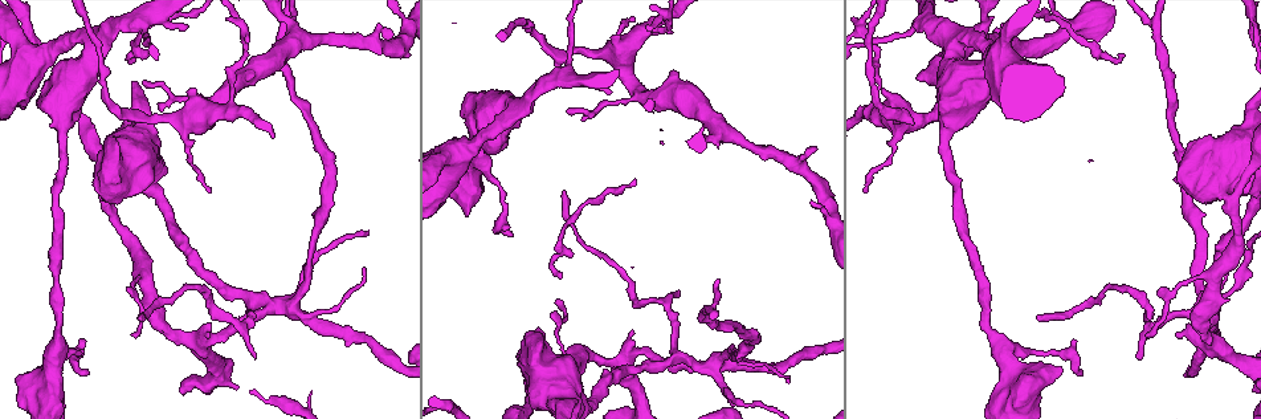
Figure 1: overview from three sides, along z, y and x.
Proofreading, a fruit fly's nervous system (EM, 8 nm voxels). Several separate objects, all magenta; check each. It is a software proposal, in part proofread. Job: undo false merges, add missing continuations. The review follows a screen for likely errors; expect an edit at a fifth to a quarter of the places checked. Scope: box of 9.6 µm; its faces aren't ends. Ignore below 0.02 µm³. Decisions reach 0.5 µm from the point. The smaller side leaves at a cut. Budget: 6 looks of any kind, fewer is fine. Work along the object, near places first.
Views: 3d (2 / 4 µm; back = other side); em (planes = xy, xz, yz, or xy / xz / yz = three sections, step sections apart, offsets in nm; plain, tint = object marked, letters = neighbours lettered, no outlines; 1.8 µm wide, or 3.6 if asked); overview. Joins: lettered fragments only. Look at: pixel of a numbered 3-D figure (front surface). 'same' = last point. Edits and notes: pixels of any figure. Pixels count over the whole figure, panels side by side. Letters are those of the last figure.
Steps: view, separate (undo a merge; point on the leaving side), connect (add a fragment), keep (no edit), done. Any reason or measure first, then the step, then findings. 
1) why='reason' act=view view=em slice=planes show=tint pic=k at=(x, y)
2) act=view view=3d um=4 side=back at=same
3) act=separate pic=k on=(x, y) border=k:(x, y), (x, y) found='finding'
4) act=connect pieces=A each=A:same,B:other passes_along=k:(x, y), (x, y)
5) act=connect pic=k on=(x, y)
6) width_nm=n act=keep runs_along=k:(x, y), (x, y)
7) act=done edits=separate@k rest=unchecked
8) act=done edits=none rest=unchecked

why='four arms meet' act=view view=3d um=4 pic=1 at=(289, 305)

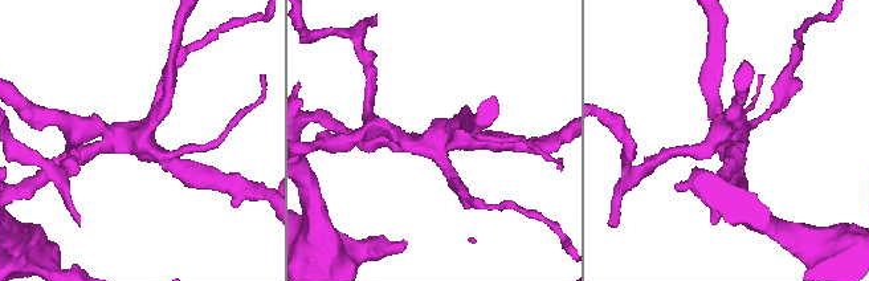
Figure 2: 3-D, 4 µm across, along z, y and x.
why='shape alone is not enough' act=view view=em slice=xy step=4 show=tint pic=2 at=(737, 141)

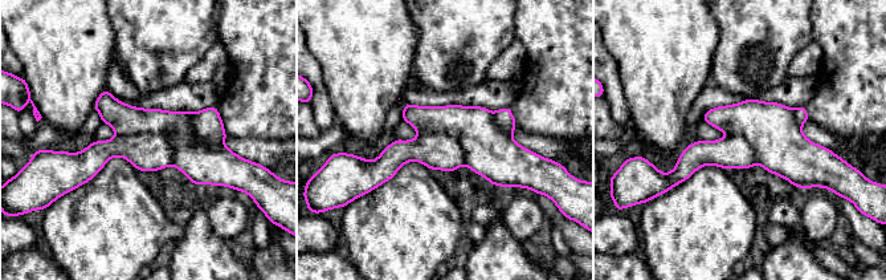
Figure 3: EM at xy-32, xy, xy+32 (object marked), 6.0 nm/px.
act=view view=em slice=xy step=4 show=letters at=same

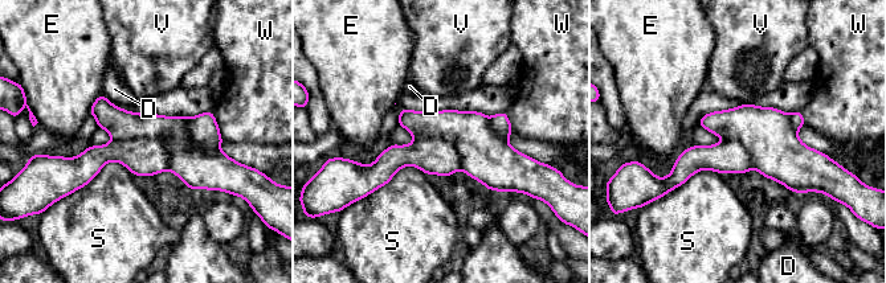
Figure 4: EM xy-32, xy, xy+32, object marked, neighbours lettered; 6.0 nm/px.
width_nm=380 act=separate pic=4 on=(142, 156) each=D:other,E:other,S:other,V:other,W:other border=4:(113, 139), (162, 138), (170, 168) found='two cells meet here'

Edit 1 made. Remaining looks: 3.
why='thick turns thin' act=view view=em um=3.6 slice=xy step=4 show=tint pic=1 at=(48, 53)

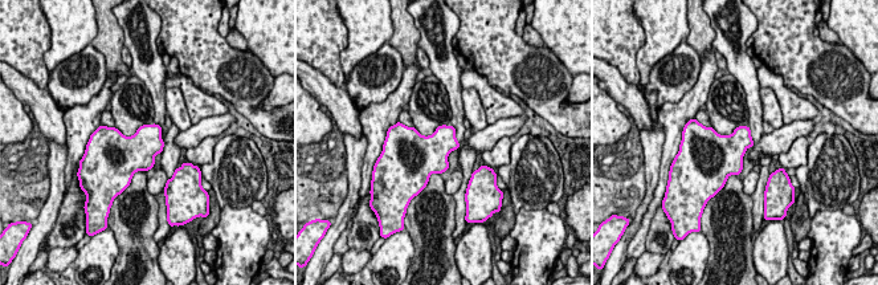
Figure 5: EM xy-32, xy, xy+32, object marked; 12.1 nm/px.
why='cut it another way' act=view view=em um=3.6 slice=planes show=letters at=same

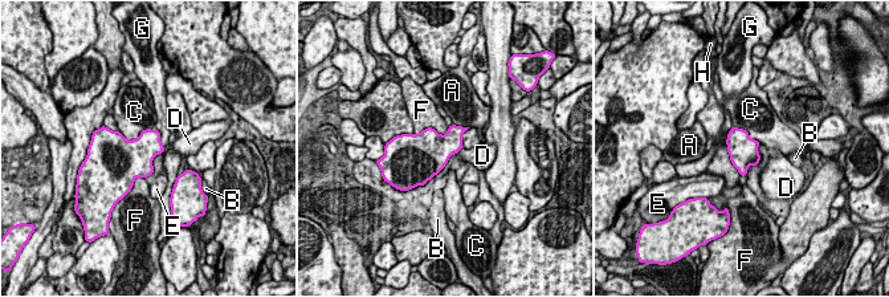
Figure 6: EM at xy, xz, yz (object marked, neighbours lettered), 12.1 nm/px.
act=keep each=A:other,B:other,C:other,D:other,E:other,F:other,G:other,H:other found='all the same cell'

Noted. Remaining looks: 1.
act=done edits=separate@4 rest=unchecked

